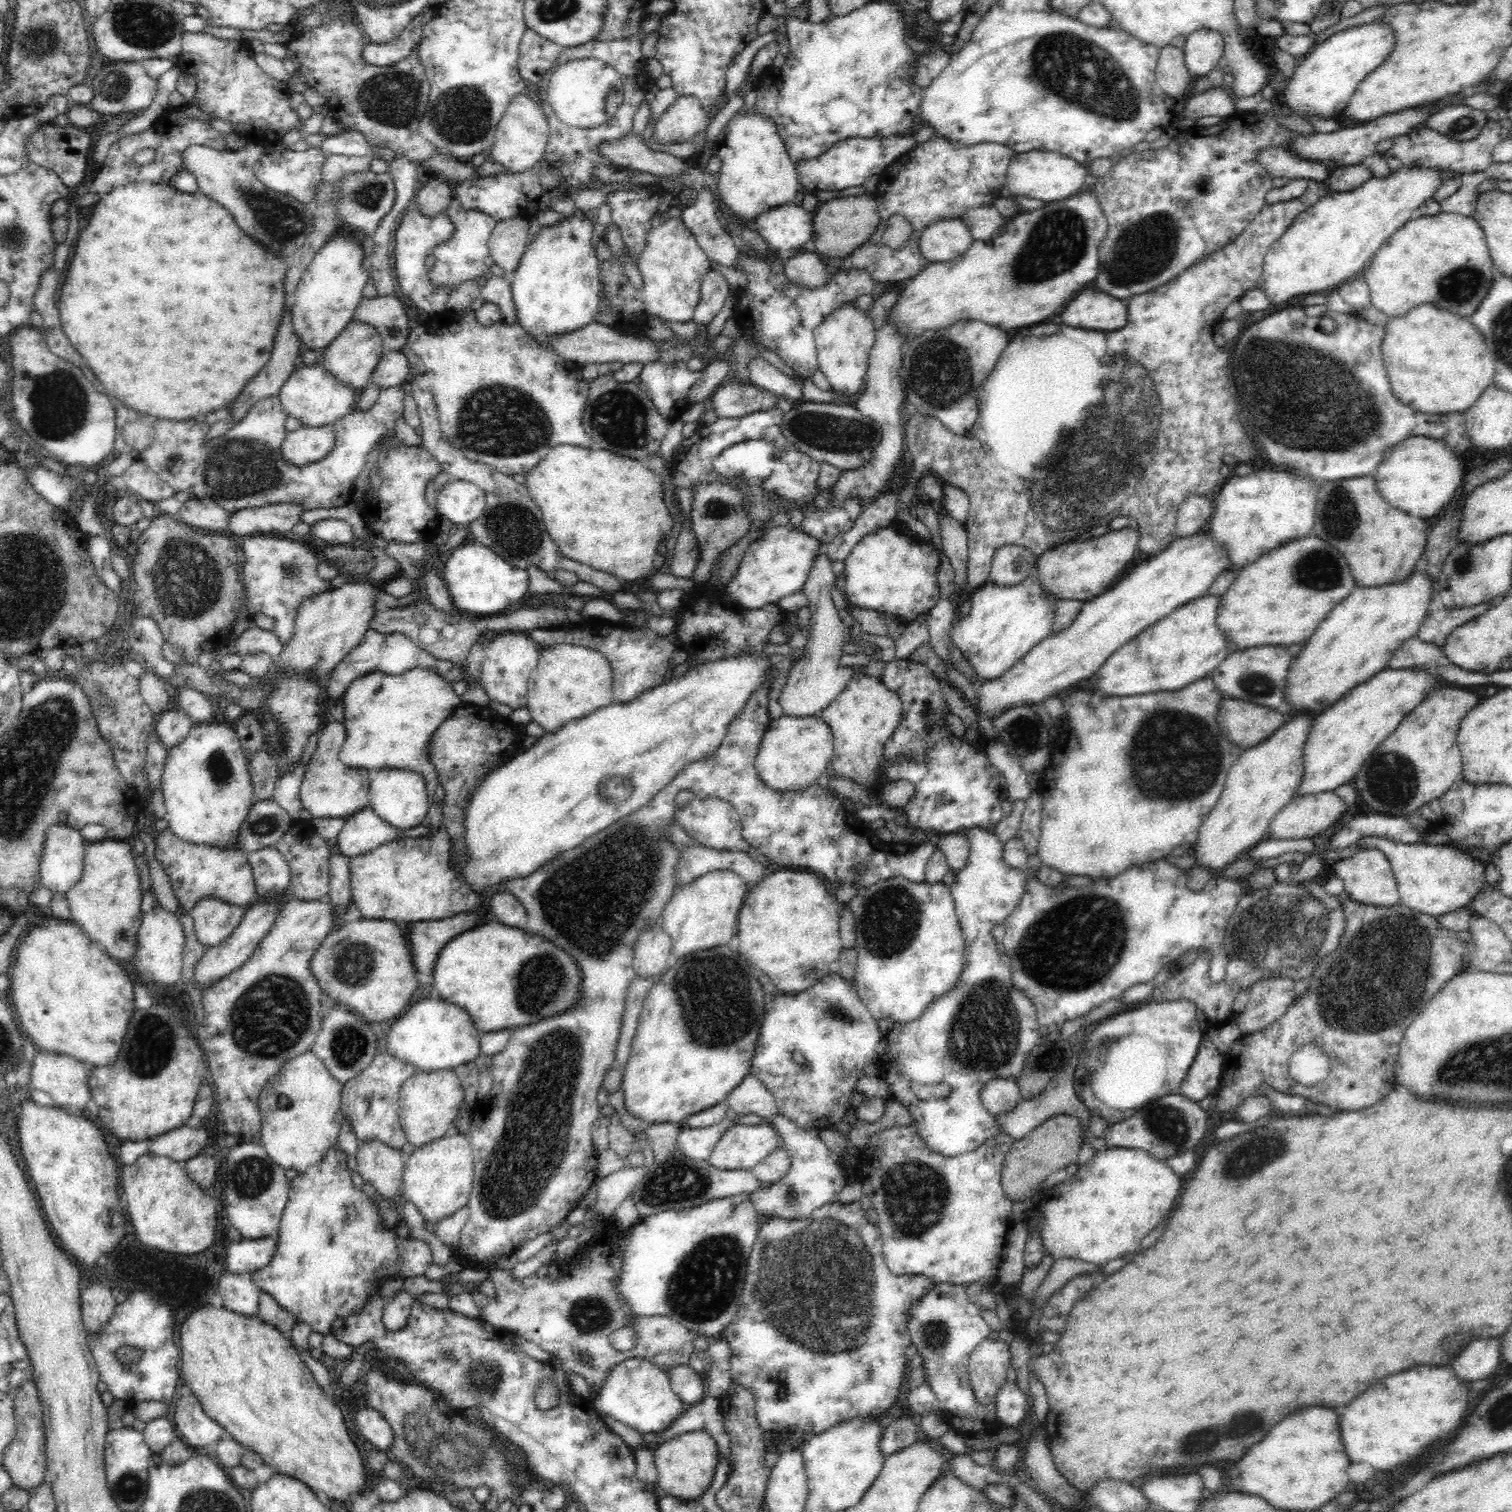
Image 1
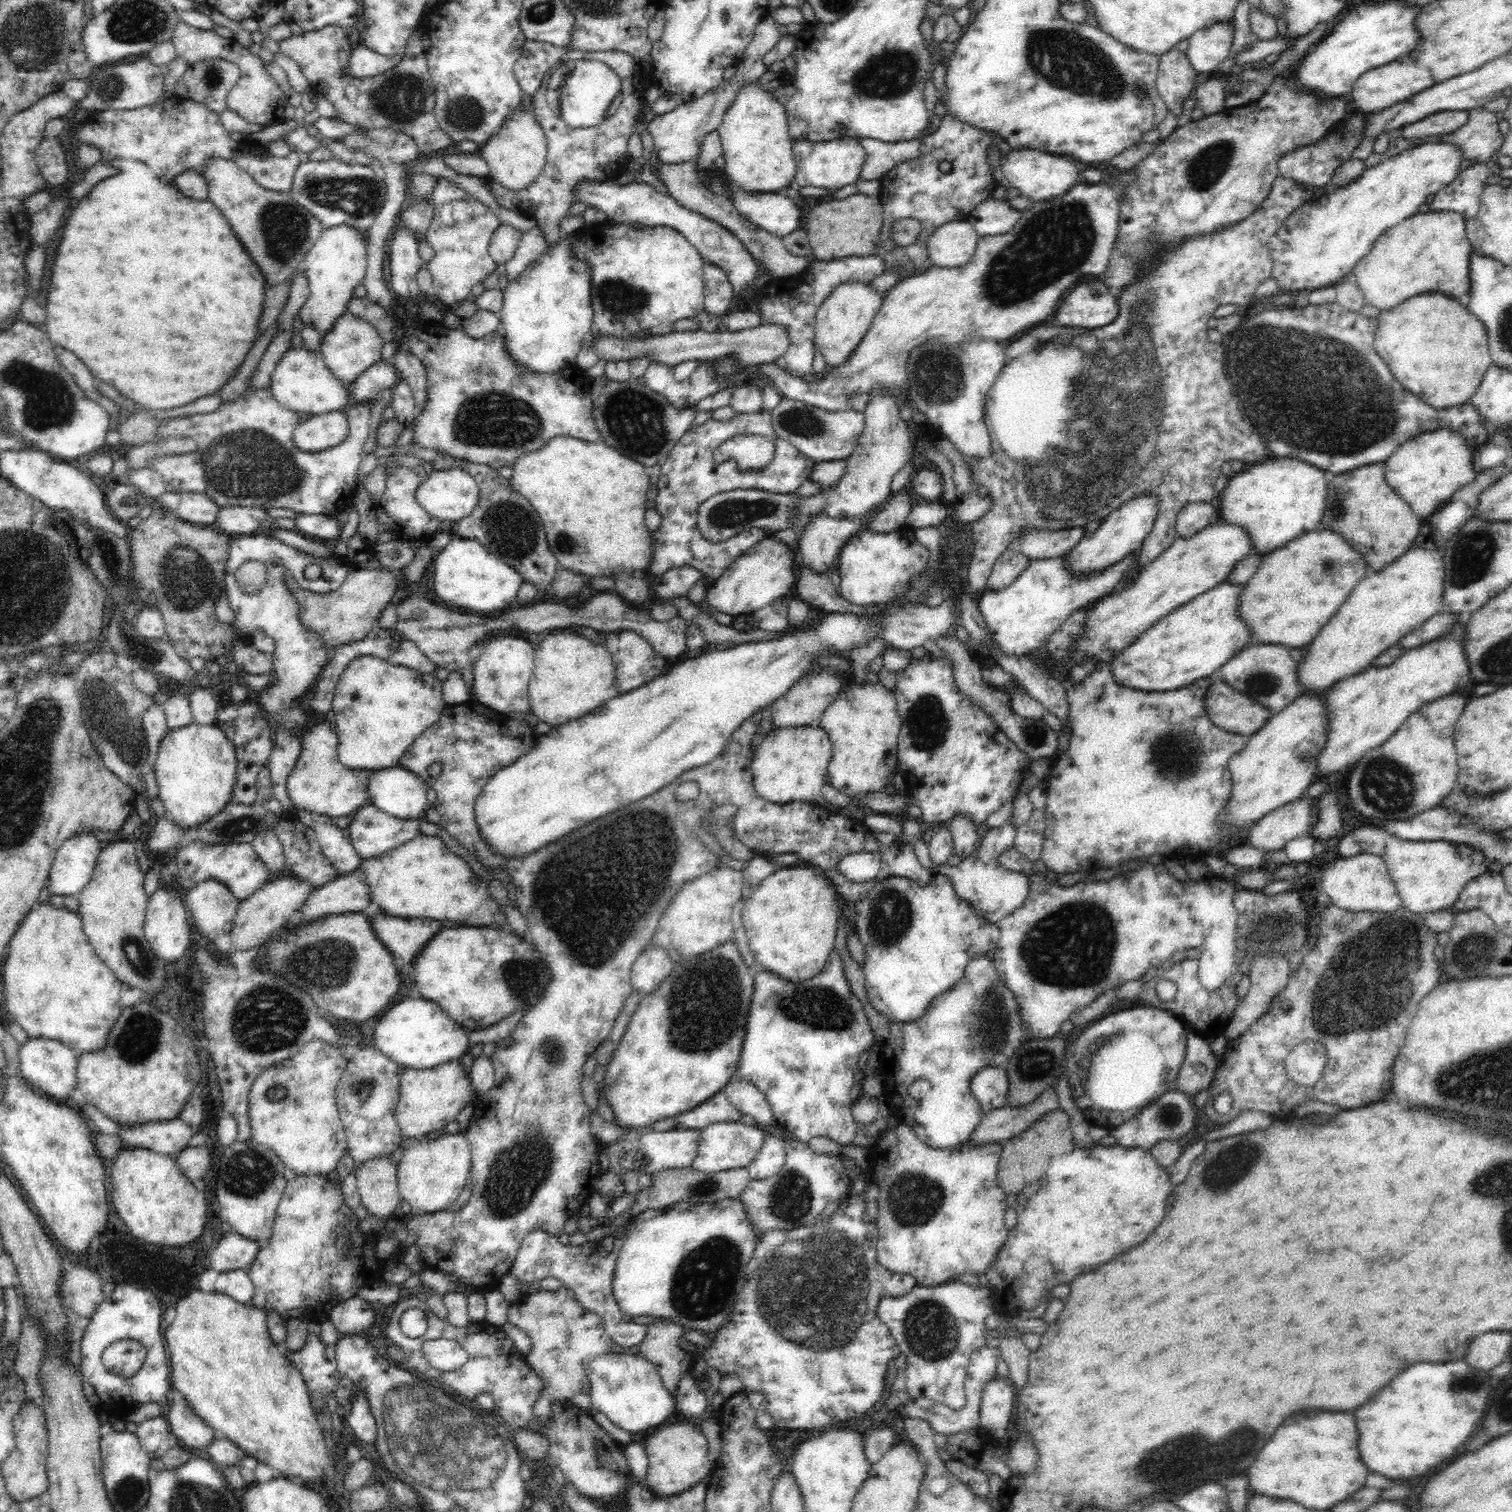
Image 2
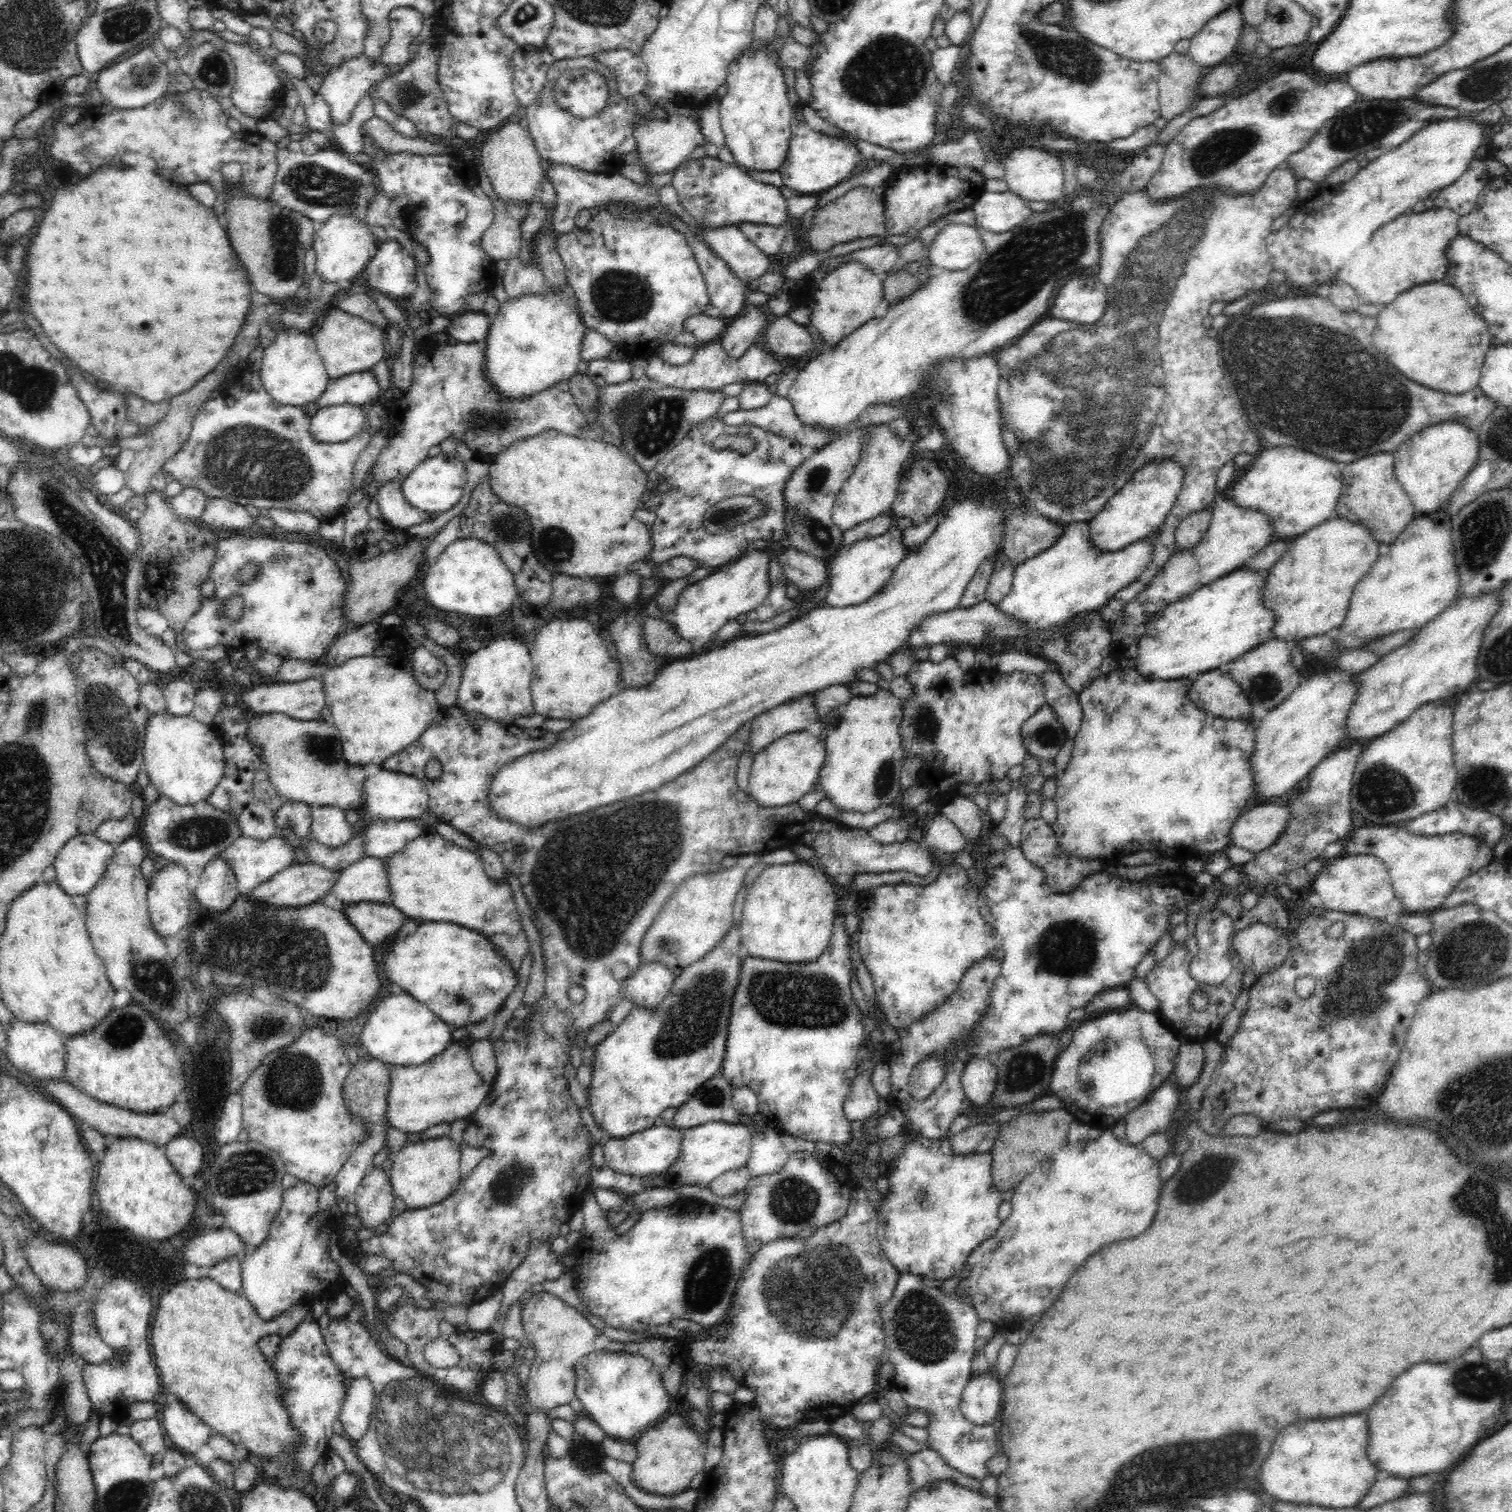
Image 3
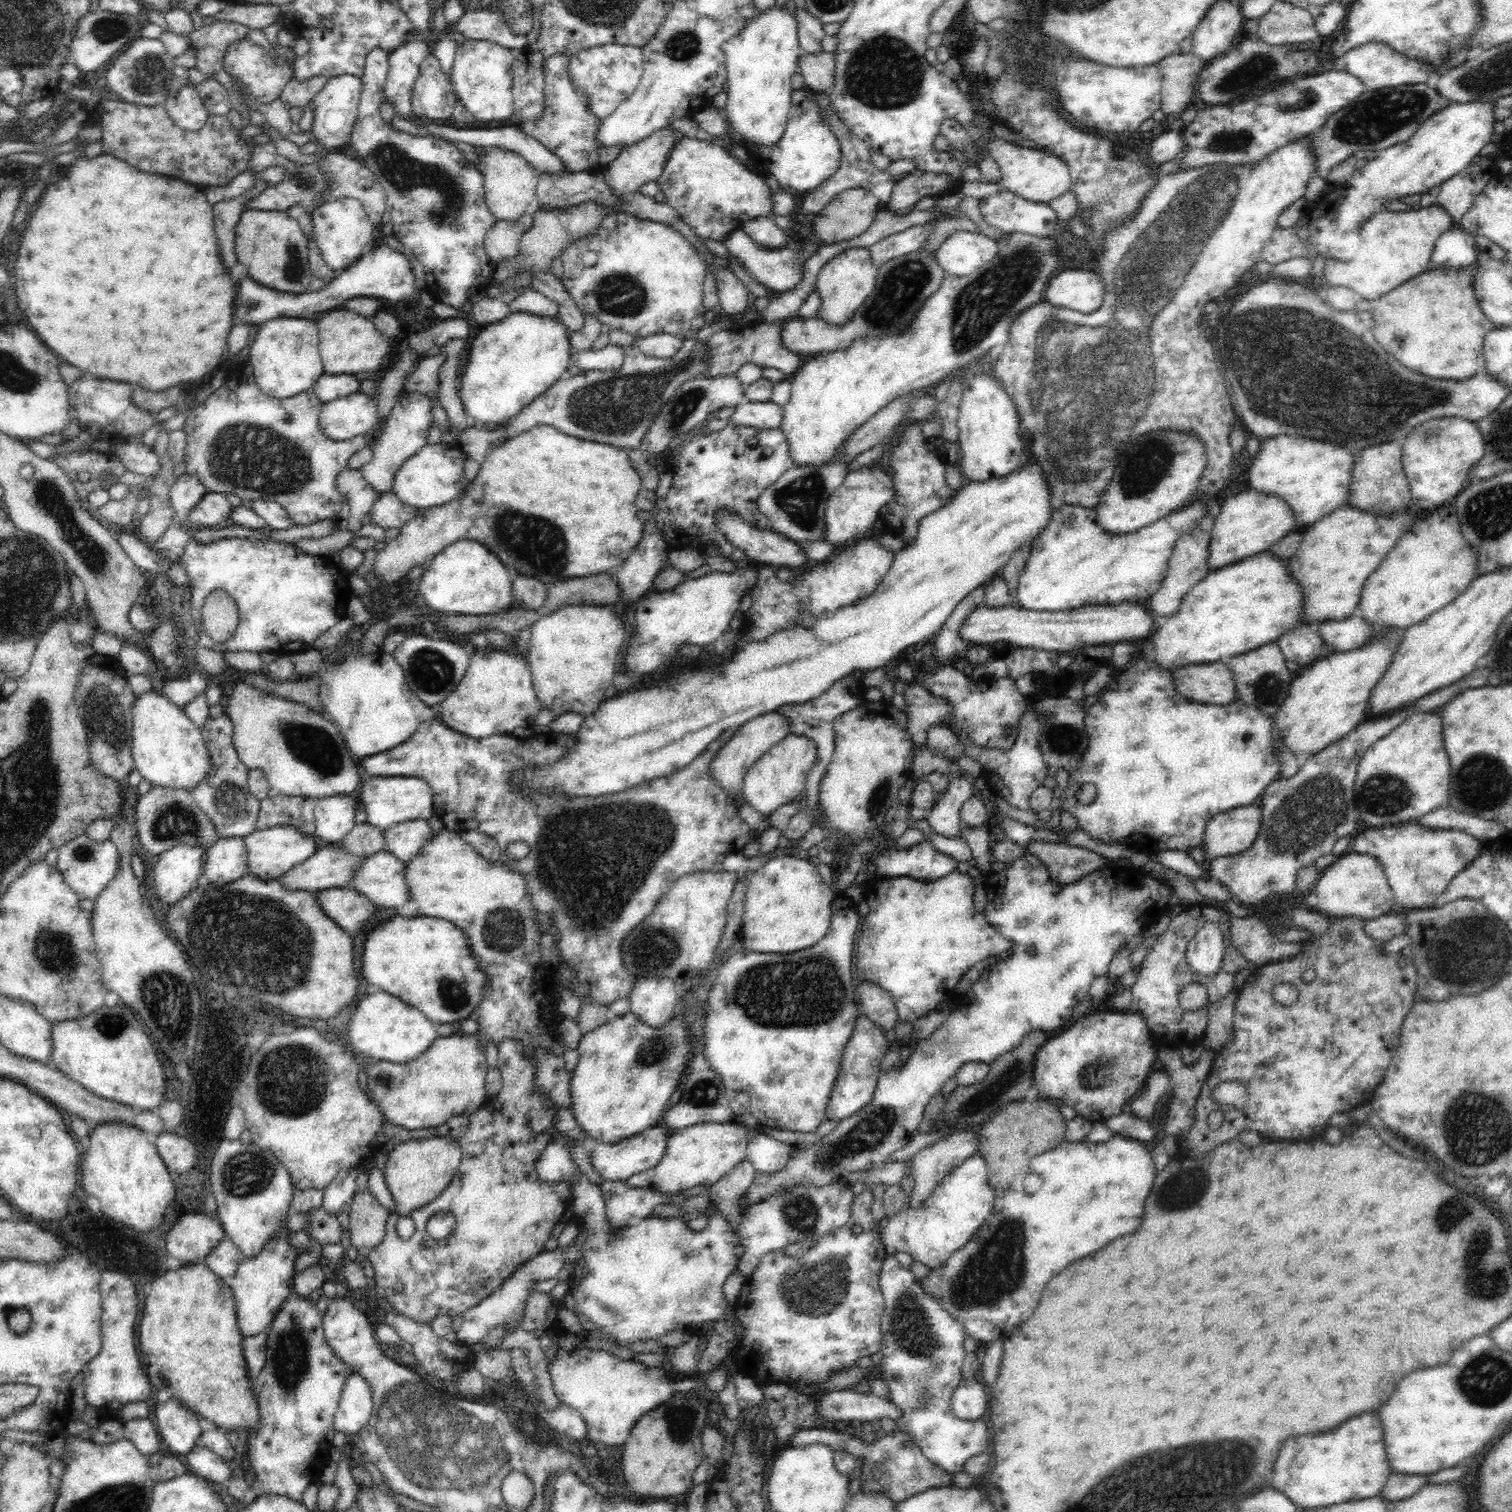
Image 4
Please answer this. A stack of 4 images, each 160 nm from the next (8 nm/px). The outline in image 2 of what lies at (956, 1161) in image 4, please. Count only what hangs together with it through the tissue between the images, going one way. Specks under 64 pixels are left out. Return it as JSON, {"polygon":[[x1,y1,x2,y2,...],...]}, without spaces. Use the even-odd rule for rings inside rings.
{"polygon":[[1049,1086,1031,1103,1019,1107,1000,1107,987,1111,979,1126,968,1136,968,1143,983,1145,1001,1143,1021,1134,1044,1116,1046,1112,1059,1108,1059,1100,1054,1087]]}

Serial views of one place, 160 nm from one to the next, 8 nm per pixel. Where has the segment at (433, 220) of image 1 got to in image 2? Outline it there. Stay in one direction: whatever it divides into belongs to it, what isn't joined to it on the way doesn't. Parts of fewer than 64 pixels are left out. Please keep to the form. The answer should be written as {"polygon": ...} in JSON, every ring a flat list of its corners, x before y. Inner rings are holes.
{"polygon":[[400,227,390,245,390,284,397,296,418,299,417,272,422,266,418,239,410,230]]}

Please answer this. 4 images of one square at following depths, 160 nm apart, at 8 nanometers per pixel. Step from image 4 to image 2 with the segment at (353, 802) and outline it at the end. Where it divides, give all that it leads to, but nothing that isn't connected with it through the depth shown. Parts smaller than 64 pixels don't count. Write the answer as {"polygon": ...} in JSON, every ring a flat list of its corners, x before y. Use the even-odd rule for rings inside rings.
{"polygon":[[295,808,290,816,314,831,323,855,330,860,337,876,359,868,362,859,347,837,346,829,336,825,336,818,300,808]]}

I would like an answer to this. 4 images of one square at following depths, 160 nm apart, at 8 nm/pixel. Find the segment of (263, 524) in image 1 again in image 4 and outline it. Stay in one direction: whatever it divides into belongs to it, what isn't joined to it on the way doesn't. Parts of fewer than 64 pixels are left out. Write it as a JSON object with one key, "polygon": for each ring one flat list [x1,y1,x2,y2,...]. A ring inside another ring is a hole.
{"polygon":[[207,491,189,514,187,527,192,530,211,528,220,522,226,522,233,507,224,493]]}

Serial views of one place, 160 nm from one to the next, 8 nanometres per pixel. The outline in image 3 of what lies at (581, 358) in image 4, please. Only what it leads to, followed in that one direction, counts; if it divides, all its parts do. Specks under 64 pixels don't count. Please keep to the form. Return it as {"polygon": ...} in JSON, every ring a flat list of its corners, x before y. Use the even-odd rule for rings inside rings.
{"polygon":[[608,356,604,358,587,362,587,370,585,374,590,376,597,386,606,386,606,384,618,384,624,382,626,378,632,376,632,368,629,360,625,357,620,359,610,359]]}

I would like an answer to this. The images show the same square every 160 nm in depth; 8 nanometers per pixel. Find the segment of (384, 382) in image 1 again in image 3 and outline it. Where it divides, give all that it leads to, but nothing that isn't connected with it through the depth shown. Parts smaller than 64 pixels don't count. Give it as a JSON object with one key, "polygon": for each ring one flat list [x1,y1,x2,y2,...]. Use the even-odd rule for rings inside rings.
{"polygon":[[368,369,361,373,340,376,340,378,330,378,324,392,316,398,315,402,319,408,336,406,336,404,367,406,369,403,377,402,376,398,381,391,374,374,371,369]]}

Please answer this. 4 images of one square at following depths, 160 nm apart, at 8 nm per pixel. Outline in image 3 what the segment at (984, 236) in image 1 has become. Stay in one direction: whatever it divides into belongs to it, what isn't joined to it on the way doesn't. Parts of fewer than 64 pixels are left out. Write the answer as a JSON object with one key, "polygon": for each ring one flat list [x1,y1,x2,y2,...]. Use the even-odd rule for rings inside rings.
{"polygon":[[983,191,972,203,976,222,992,232,1008,232,1028,220,1033,210,1027,200,1010,191]]}

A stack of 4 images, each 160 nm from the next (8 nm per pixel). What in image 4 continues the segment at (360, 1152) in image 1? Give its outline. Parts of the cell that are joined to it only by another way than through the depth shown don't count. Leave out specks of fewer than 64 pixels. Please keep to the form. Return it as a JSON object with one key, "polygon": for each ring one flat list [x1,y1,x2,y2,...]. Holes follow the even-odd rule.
{"polygon":[[368,1189,356,1193,350,1200,349,1234,351,1256,360,1266,369,1260,370,1251,377,1247,386,1234,387,1218,391,1214,368,1193]]}

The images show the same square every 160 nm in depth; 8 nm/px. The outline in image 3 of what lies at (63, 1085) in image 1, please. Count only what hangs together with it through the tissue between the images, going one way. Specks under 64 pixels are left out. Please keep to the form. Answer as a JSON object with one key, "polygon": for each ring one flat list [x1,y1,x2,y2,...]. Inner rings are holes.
{"polygon":[[13,1016,5,1028,8,1039,6,1055,10,1062,37,1080,65,1080,64,1038,46,1023,24,1023]]}

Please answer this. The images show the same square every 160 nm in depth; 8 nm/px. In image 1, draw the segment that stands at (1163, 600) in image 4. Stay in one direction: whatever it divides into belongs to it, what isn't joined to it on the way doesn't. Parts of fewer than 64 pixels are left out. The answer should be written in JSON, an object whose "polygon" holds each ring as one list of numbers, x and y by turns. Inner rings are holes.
{"polygon":[[1188,496,1177,511,1176,531,1178,537,1188,537,1207,527,1214,512,1212,501,1204,496]]}

